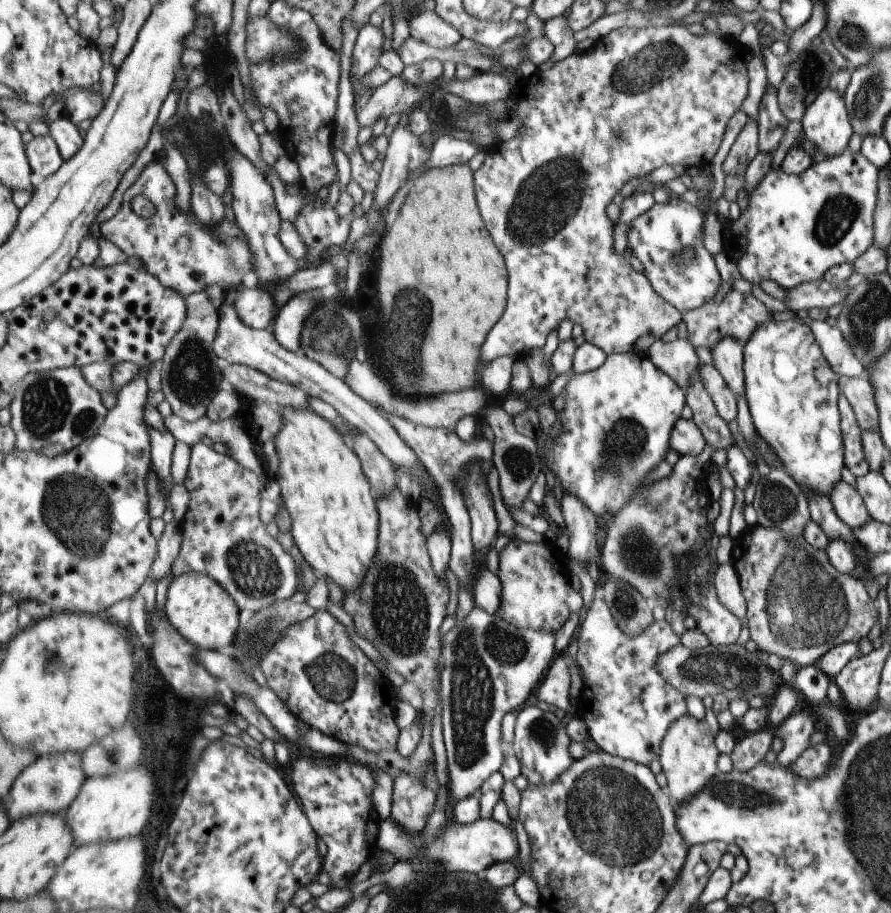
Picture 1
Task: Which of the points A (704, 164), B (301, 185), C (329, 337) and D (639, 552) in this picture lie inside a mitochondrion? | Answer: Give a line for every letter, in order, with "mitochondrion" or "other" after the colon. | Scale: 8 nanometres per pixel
A: other
B: other
C: mitochondrion
D: mitochondrion

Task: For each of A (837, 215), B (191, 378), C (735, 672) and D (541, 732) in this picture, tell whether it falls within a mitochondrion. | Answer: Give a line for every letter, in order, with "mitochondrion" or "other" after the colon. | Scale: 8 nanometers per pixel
A: mitochondrion
B: mitochondrion
C: mitochondrion
D: mitochondrion

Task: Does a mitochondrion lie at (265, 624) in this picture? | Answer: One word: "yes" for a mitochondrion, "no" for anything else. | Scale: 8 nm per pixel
yes

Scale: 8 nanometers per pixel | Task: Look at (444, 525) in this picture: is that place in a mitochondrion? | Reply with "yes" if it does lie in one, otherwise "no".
no

